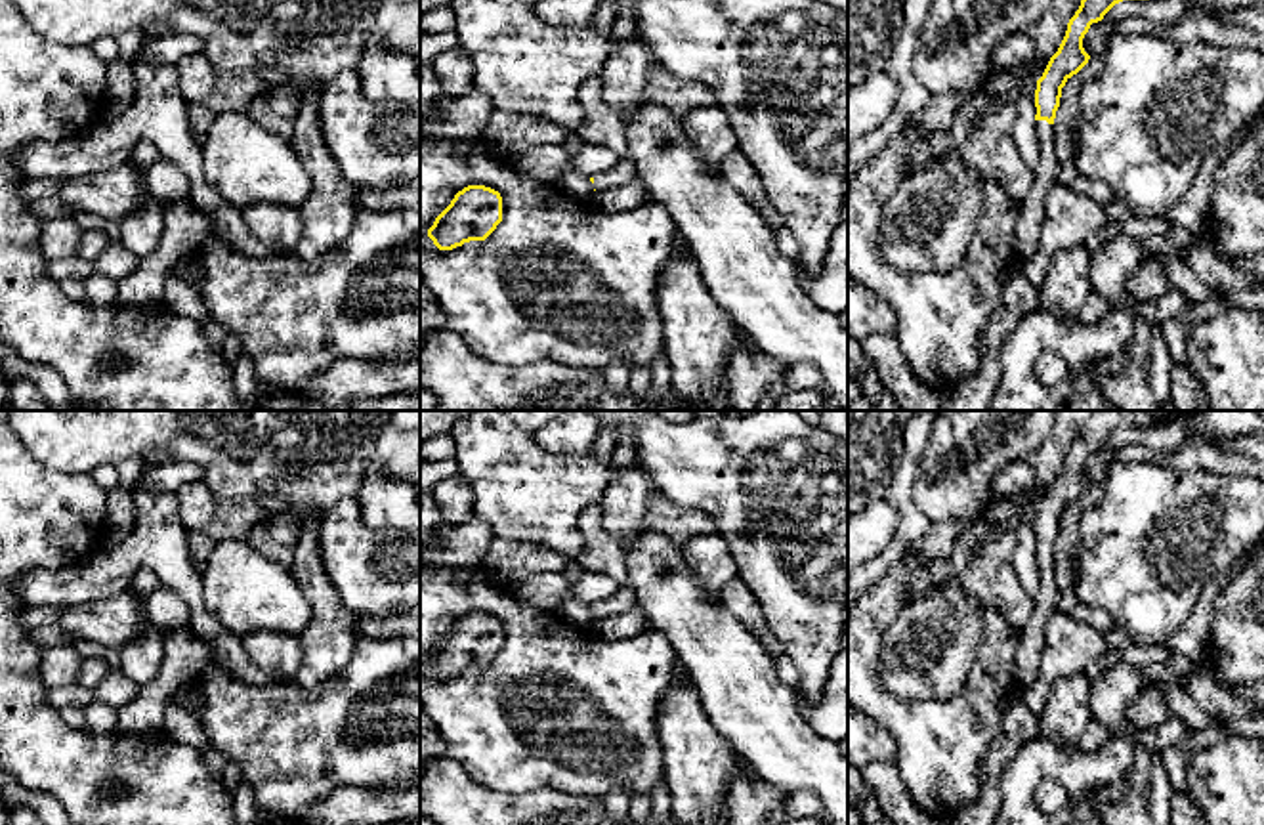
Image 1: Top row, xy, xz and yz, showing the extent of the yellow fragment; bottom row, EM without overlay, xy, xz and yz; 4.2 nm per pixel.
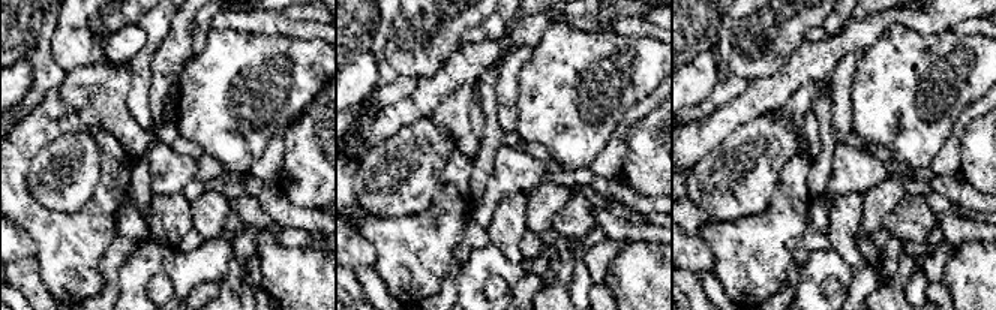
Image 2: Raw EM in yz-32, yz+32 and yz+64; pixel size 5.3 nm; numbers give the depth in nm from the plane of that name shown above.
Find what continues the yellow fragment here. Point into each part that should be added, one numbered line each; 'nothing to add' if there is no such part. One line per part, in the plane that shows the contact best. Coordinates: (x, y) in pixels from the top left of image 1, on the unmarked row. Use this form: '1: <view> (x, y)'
1: yz (1030, 648)

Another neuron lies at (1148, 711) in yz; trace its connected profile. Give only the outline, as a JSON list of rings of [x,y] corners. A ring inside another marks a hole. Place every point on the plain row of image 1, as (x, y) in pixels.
[[[1144,684],[1136,701],[1128,709],[1128,724],[1142,731],[1161,726],[1170,710],[1161,695],[1161,684]]]

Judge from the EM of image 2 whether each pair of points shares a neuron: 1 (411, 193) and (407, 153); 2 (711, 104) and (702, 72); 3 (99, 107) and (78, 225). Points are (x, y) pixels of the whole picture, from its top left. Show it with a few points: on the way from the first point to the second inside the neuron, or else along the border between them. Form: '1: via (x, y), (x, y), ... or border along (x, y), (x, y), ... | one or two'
1: via (408, 183), (407, 163) | one
2: border along (717, 83), (702, 101), (687, 107) | two
3: border along (68, 105), (89, 126), (105, 129), (123, 149) | two

